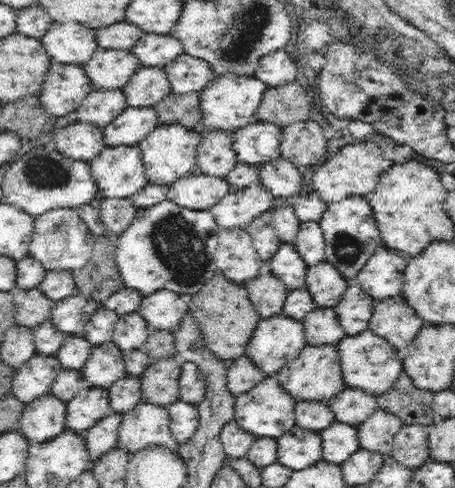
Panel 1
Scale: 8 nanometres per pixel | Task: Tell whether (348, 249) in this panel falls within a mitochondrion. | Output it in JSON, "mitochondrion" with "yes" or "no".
{"mitochondrion":"yes"}

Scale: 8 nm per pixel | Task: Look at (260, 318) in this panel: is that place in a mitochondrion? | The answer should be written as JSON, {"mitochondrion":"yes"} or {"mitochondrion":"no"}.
{"mitochondrion":"no"}

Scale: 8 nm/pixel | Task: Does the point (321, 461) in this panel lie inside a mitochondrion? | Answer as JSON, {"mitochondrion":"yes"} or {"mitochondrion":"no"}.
{"mitochondrion":"no"}

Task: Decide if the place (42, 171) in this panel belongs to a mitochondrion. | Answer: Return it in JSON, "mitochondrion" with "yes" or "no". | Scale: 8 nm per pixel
{"mitochondrion":"yes"}

